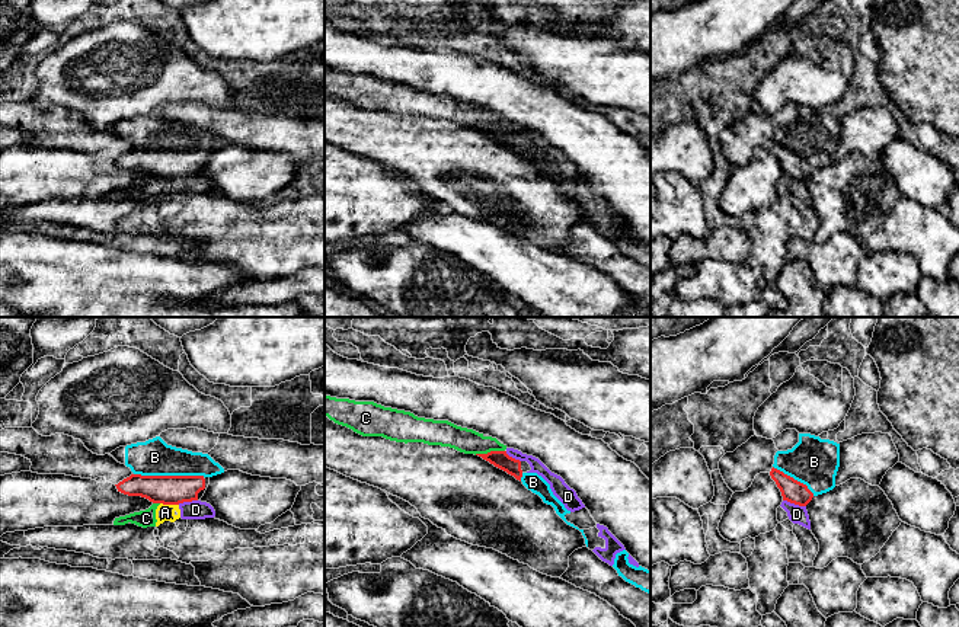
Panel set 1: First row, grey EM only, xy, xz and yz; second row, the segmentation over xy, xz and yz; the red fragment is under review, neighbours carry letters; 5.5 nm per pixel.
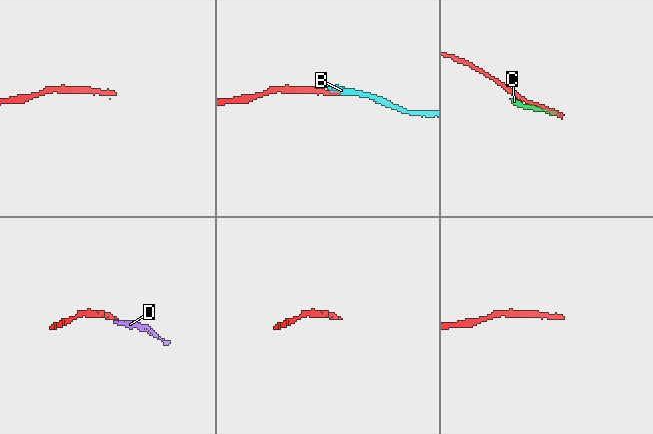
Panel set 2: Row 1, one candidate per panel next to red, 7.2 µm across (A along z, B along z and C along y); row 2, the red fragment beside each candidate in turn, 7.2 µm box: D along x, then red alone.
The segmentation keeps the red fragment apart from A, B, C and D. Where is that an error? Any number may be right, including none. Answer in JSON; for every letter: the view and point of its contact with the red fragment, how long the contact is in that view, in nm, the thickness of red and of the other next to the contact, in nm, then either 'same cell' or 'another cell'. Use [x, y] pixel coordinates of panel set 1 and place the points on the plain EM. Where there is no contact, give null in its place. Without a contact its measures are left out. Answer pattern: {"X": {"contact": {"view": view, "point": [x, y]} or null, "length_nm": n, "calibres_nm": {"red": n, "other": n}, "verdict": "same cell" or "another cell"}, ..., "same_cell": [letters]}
{"A": {"contact": {"view": "xy", "point": [169, 178]}, "length_nm": 110, "calibres_nm": {"red": 160, "other": 100}, "verdict": "another cell"}, "B": {"contact": {"view": "xy", "point": [169, 150]}, "length_nm": 400, "calibres_nm": {"red": 160, "other": 200}, "verdict": "same cell"}, "C": {"contact": {"view": "xz", "point": [491, 125]}, "length_nm": 170, "calibres_nm": {"red": 100, "other": 140}, "verdict": "another cell"}, "D": {"contact": {"view": "yz", "point": [795, 178]}, "length_nm": 130, "calibres_nm": {"red": 130, "other": 100}, "verdict": "another cell"}, "same_cell": ["B"]}

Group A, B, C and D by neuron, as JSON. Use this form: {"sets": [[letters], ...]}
{"sets": [["A", "C", "D"], ["B"]]}

